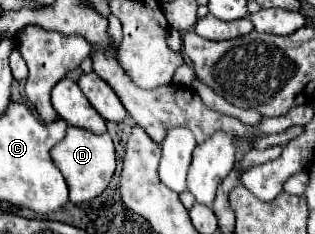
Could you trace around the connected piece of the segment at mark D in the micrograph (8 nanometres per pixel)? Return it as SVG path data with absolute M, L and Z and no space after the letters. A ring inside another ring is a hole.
M67 127L65 139L61 139L51 149L51 159L57 165L57 169L63 173L67 185L69 185L69 201L71 203L87 203L95 197L99 197L113 173L115 173L115 147L109 133L95 135L93 131L83 131L81 127Z

